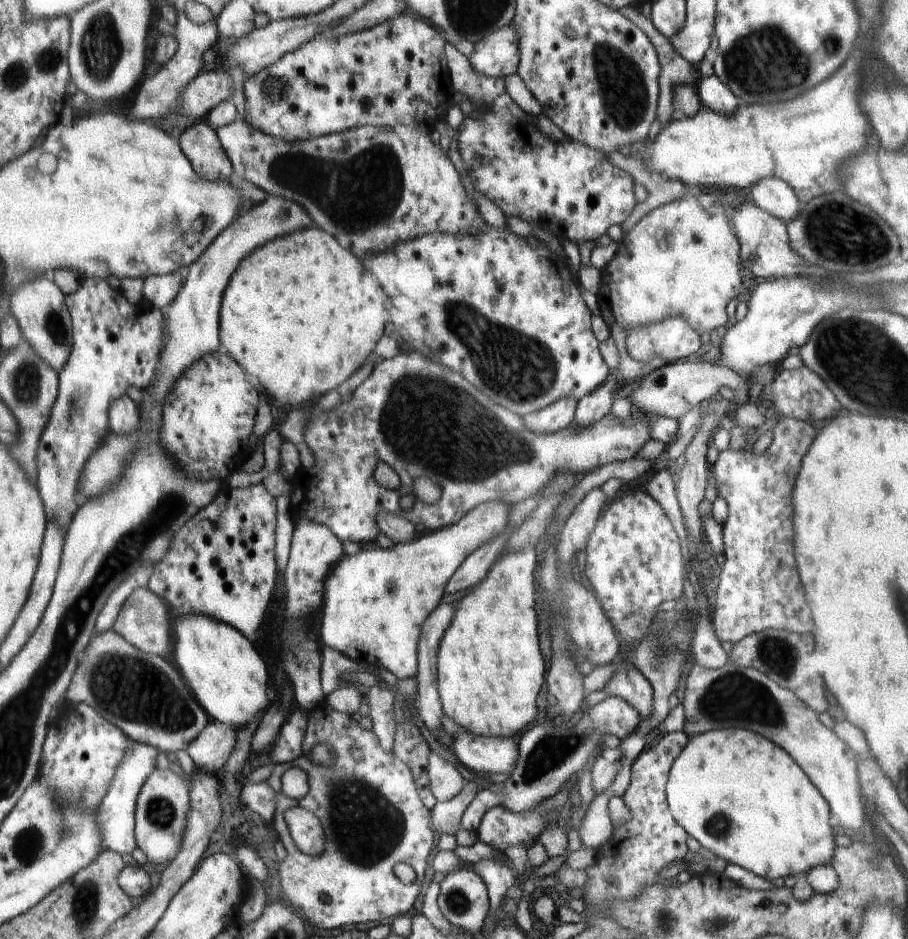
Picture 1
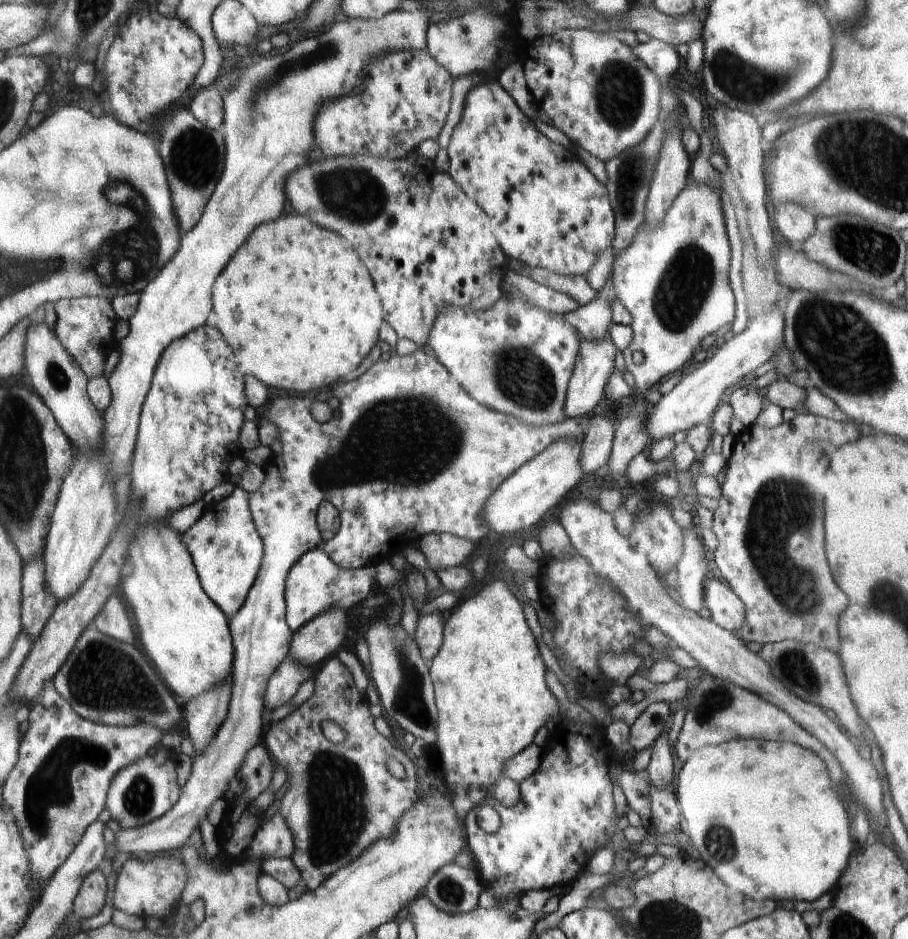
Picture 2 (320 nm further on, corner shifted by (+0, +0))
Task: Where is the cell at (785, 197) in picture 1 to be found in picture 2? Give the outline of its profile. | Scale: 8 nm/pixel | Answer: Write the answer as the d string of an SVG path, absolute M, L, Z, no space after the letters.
M782 202L776 204L771 213L771 222L788 240L790 245L799 246L816 232L816 224L812 217L800 204L796 202Z

